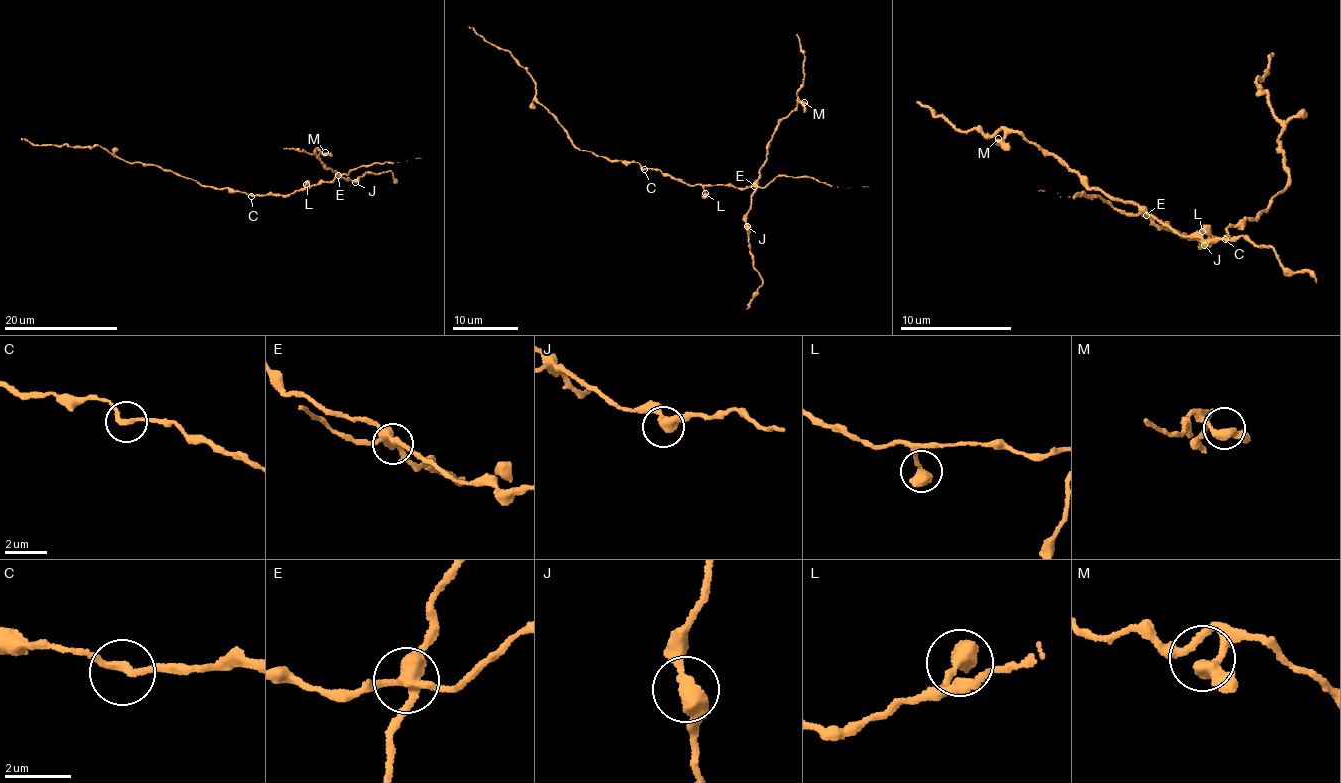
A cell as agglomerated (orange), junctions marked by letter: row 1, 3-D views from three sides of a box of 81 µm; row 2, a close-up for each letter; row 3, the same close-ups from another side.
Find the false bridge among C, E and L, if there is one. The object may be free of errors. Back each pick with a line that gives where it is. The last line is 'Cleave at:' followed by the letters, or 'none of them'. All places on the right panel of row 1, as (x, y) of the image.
E: place (1146, 215)
Cleave at: E

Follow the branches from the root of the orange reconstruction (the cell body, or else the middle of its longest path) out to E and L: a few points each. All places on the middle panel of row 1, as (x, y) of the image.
E: (646, 169), (658, 169), (693, 185), (754, 185)
L: (646, 169), (658, 169), (687, 184), (699, 184), (705, 193)

